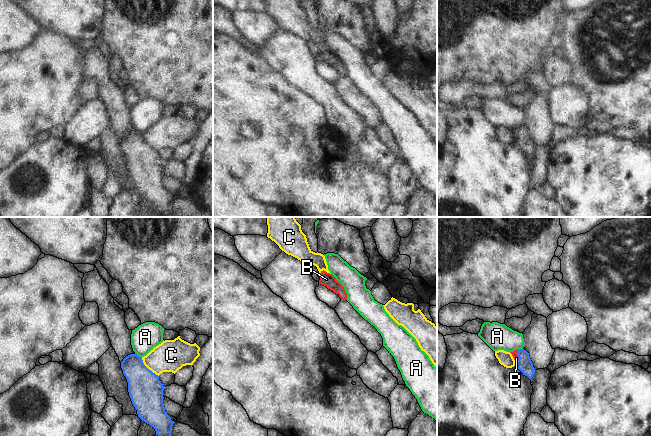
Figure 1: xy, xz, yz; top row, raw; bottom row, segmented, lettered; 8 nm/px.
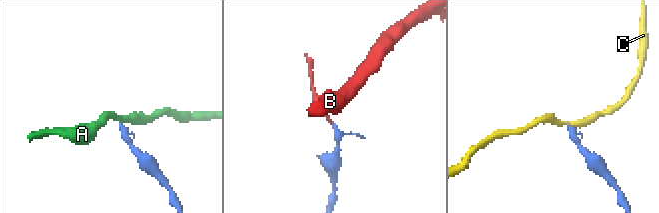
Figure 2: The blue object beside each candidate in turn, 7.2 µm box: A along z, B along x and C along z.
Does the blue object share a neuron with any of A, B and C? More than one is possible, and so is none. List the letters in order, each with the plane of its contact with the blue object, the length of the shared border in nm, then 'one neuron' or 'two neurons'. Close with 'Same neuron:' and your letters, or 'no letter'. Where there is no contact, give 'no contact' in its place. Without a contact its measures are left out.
A: meets blue in xy; contact 70 nm long; two neurons
B: meets blue in yz; contact 120 nm long; one neuron
C: meets blue in xy; contact 220 nm long; two neurons
Same neuron: B

